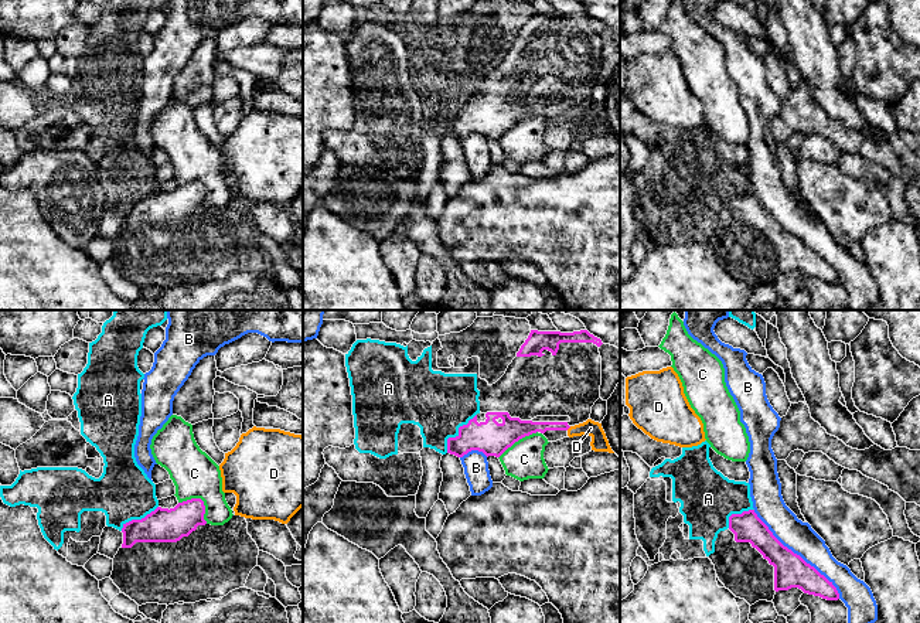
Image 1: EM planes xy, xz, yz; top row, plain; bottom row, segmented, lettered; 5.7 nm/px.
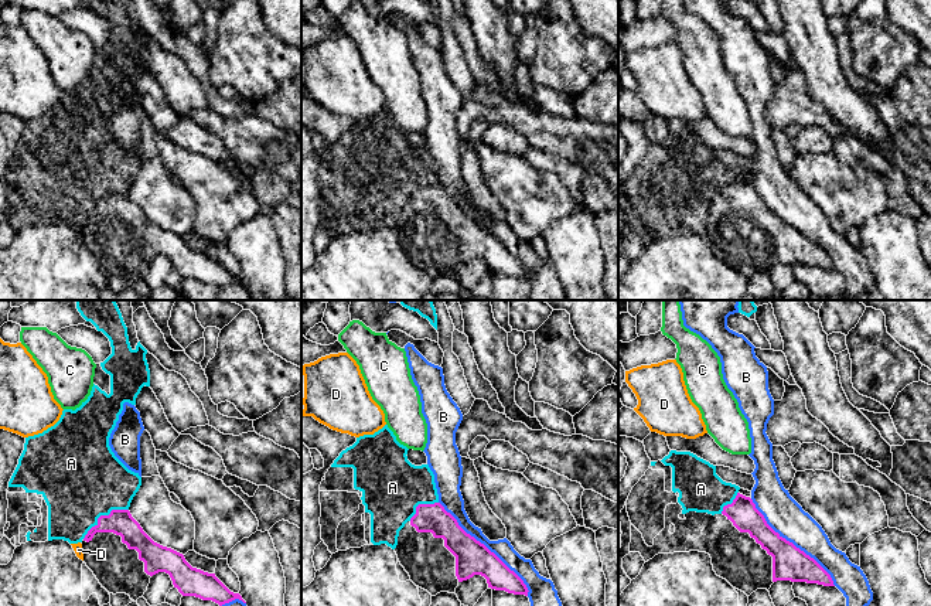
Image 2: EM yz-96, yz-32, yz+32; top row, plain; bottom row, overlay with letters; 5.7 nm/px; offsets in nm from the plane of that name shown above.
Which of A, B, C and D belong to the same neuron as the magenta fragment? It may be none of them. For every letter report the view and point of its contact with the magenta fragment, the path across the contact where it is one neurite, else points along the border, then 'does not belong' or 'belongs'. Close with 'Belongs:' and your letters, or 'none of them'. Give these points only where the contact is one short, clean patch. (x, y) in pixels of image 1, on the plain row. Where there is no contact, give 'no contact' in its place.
A: contact xz (459, 116); border xz (476, 96), (459, 111), (455, 119), (447, 122), (446, 135); does not belong
B: contact yz (796, 237); does not belong
C: contact xy (201, 183); does not belong
D: contact xz (568, 111); does not belong
Belongs: none of them

